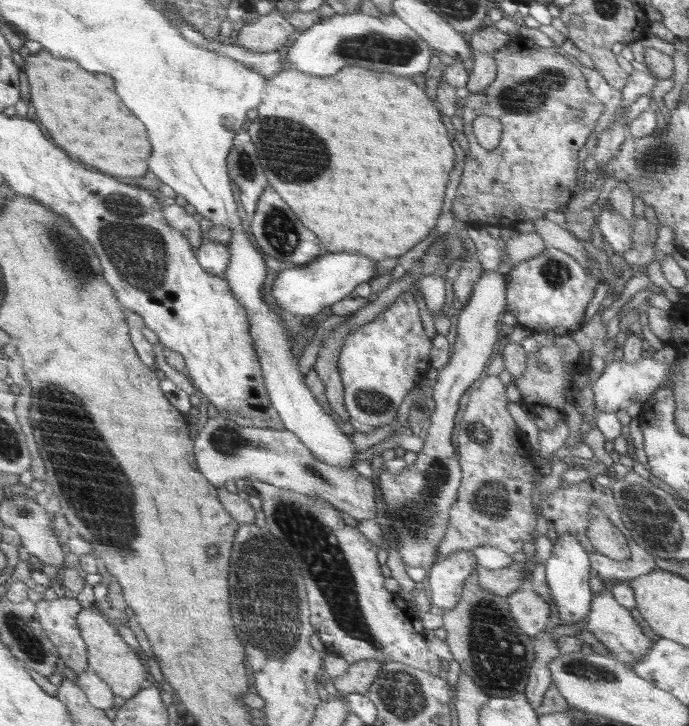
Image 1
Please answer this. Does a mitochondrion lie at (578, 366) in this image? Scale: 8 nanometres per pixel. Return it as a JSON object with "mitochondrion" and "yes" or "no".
{"mitochondrion":"no"}

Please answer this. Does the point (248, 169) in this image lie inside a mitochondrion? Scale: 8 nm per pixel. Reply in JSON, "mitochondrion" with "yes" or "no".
{"mitochondrion":"yes"}

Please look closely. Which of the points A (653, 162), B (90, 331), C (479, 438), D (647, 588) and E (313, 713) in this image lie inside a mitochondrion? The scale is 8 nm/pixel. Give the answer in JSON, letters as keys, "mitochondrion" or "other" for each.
{"A":"mitochondrion","B":"other","C":"mitochondrion","D":"other","E":"other"}

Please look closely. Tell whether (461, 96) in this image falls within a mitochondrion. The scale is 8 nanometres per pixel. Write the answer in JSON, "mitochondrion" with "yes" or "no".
{"mitochondrion":"no"}

